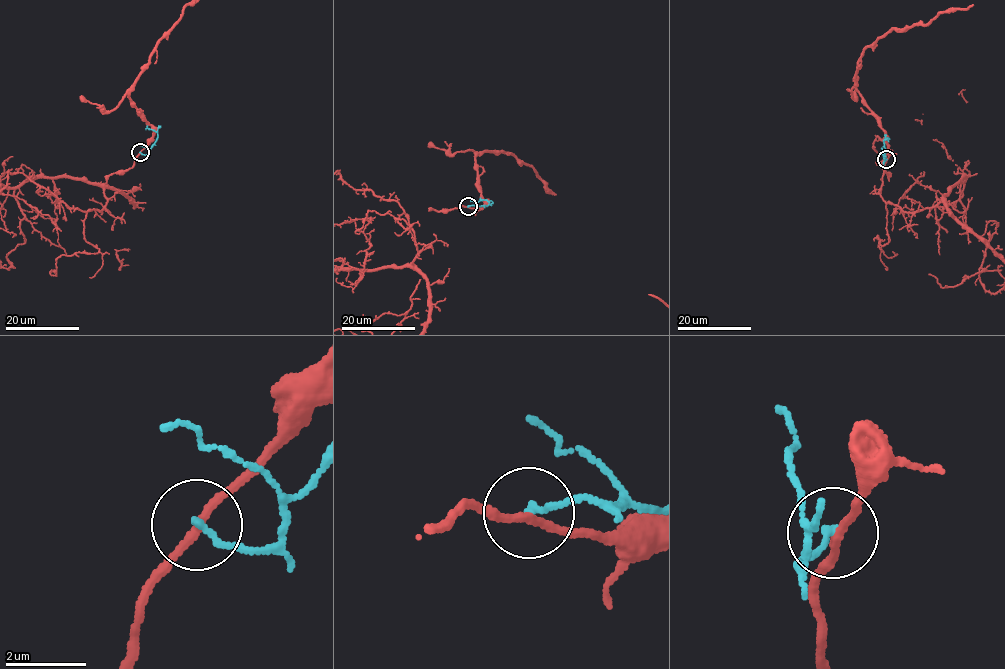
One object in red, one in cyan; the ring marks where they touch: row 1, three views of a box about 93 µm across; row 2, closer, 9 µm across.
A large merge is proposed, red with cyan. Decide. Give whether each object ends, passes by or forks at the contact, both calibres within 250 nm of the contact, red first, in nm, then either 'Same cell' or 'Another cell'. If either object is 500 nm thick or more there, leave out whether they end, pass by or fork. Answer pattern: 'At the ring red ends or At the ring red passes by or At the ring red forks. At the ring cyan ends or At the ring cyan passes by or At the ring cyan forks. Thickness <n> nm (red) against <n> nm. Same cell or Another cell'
At the ring red passes by. At the ring cyan ends. Thickness 190 nm (red) against 180 nm. Another cell

